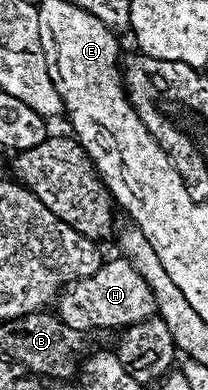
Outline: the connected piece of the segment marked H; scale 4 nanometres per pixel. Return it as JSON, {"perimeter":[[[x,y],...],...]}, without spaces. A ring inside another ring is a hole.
{"perimeter":[[[123,257],[101,262],[100,267],[89,279],[76,279],[67,284],[58,296],[60,320],[70,329],[85,333],[100,331],[103,327],[123,329],[132,323],[153,318],[156,311],[154,293],[150,285],[138,273],[138,269]]]}

